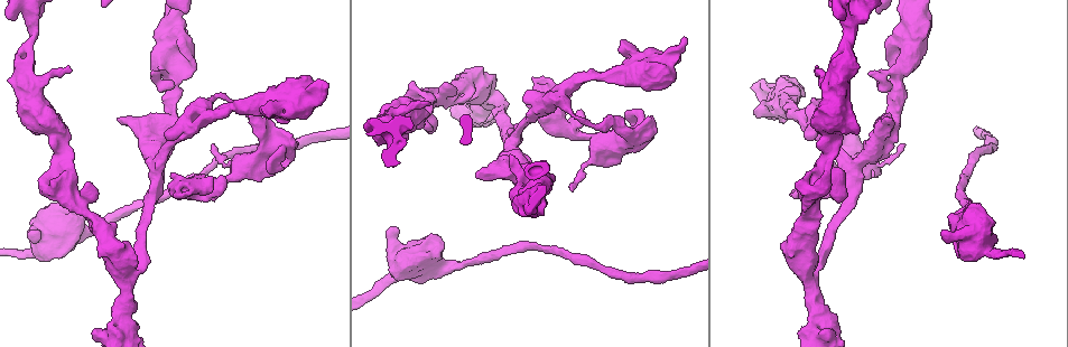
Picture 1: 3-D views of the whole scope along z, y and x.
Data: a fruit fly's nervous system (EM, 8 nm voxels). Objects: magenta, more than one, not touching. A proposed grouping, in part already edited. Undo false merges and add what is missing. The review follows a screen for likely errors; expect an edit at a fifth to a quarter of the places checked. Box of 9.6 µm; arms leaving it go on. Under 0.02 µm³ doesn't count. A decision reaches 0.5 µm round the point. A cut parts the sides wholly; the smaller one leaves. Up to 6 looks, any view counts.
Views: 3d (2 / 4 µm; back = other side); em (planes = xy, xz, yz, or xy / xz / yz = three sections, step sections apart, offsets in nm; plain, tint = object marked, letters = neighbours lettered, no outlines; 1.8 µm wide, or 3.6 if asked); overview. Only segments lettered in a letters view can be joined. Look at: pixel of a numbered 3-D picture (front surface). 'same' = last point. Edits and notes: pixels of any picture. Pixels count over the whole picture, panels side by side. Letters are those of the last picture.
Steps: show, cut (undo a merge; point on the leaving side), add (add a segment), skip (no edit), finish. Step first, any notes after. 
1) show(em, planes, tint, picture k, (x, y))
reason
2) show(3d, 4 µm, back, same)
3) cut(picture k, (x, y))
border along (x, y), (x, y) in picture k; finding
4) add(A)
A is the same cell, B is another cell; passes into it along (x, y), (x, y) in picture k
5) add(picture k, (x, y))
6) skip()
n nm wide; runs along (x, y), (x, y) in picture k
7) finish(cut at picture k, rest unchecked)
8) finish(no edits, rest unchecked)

show(em, 3.6 µm, xz, step 16, tint, picture 1, (55, 239))
abrupt turn

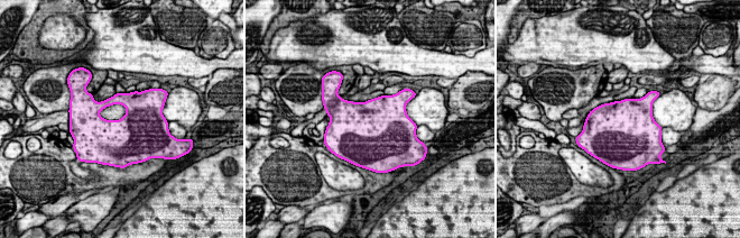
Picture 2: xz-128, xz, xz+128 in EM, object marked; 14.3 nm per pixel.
show(em, 3.6 µm, planes, letters, same)

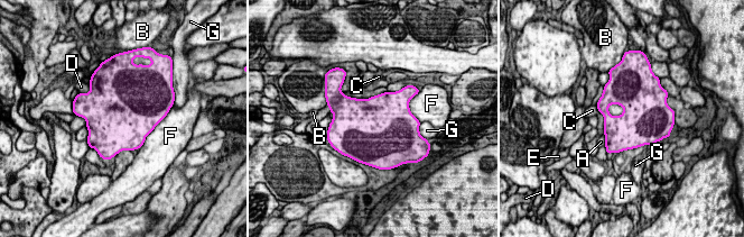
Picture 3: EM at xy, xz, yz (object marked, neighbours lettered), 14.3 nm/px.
skip()
A, B, C, D, E, F and G are other cells; border along (604, 134), (605, 145) in picture 3; continuous, no second neuron

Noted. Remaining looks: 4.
show(em, planes, tint, picture 1, (541, 111))
two arms in line, one across

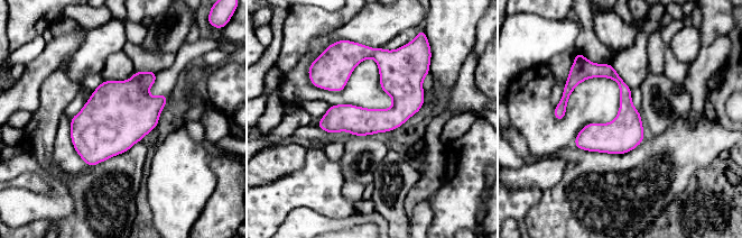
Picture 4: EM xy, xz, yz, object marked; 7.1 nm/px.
show(em, planes, letters, same)
what lies round it

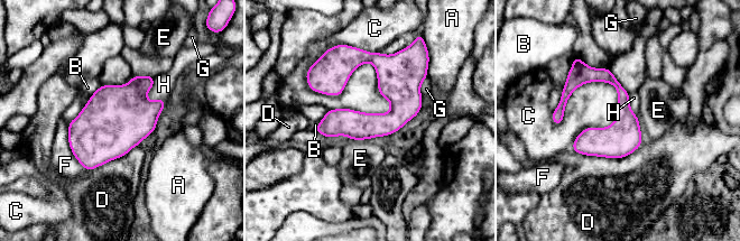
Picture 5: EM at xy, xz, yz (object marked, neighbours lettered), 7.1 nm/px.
skip()
A, B, C, D, E, F, G and H are other cells; border along (155, 77), (147, 93), (149, 101) in picture 5; all the same neuron

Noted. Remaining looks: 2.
show(em, yz, step 8, letters, picture 1, (790, 240))
sudden change in width

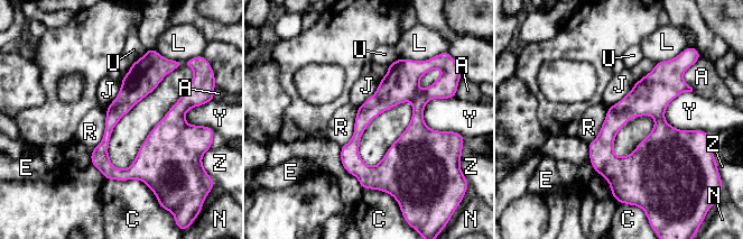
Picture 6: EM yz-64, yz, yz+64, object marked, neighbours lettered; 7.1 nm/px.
skip()
R touches over 340 nm; A, C, E, J, L, N, R, U, Y and Z are other cells; runs along (407, 62), (417, 140), (374, 184) in picture 6; continuous, no second neuron

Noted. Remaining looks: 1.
finish(no edits, rest unchecked)

